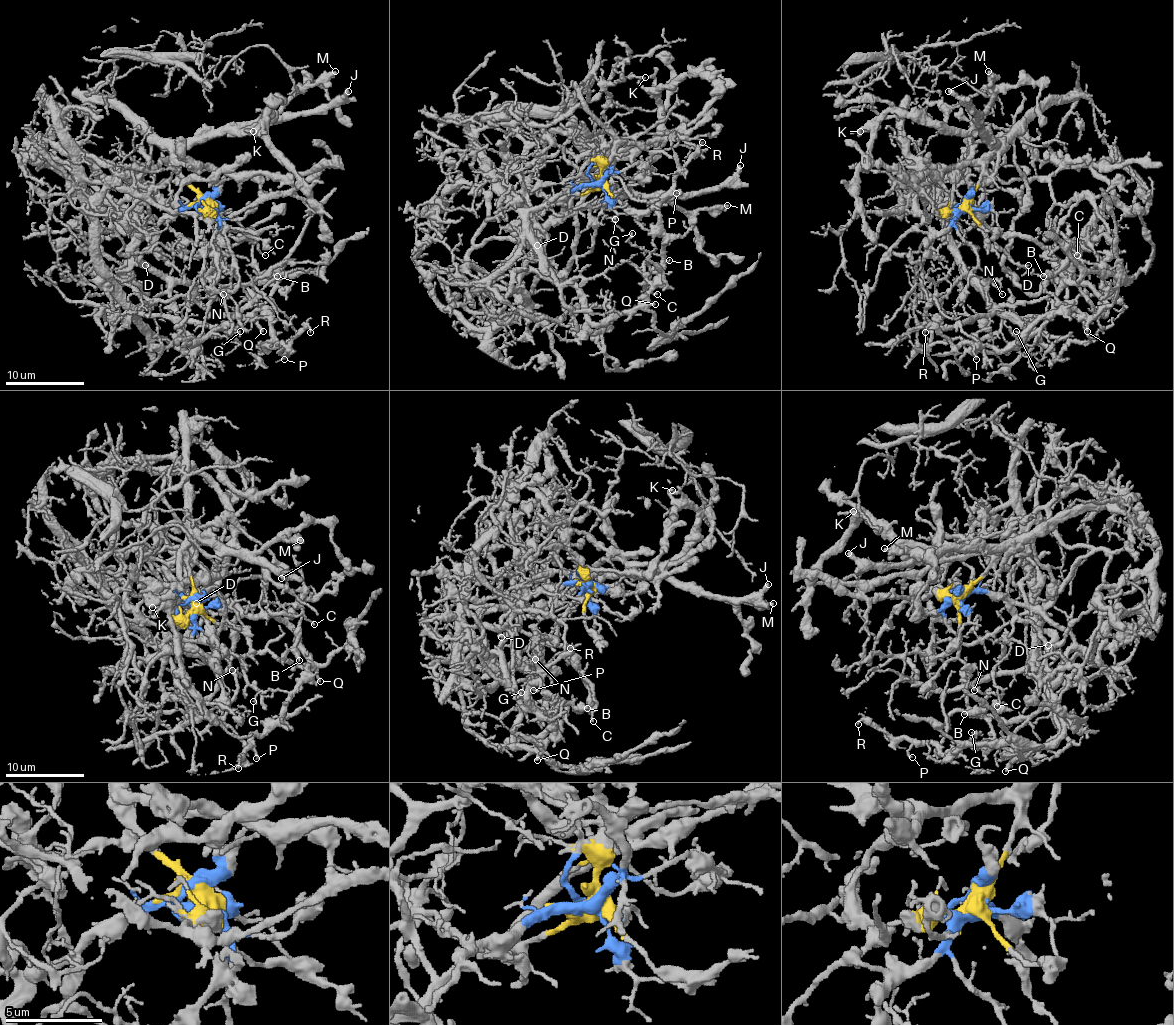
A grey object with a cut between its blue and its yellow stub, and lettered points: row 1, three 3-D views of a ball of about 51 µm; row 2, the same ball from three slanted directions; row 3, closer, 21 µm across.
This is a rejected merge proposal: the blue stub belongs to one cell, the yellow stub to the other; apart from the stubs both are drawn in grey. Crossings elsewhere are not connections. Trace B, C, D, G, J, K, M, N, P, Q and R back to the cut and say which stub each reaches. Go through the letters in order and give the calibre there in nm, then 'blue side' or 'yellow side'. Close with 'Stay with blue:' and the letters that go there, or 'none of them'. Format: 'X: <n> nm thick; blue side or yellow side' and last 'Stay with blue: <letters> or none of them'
B: 300 nm thick; blue side
C: 100 nm thick; blue side
D: 340 nm thick; blue side
G: 130 nm thick; blue side
J: 460 nm thick; yellow side
K: 180 nm thick; yellow side
M: 360 nm thick; yellow side
N: 150 nm thick; blue side
P: 140 nm thick; blue side
Q: 280 nm thick; blue side
R: 110 nm thick; blue side
Stay with blue: B, C, D, G, N, P, Q, R

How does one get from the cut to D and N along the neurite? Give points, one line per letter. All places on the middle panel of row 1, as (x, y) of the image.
D: (597, 183), (575, 185), (549, 202), (534, 226), (537, 246)
N: (597, 183), (611, 173), (613, 200), (603, 212), (615, 218)

